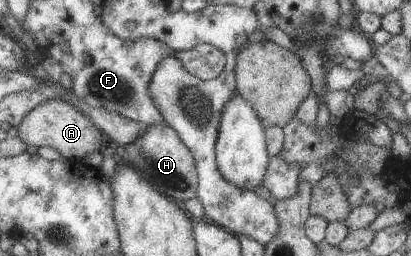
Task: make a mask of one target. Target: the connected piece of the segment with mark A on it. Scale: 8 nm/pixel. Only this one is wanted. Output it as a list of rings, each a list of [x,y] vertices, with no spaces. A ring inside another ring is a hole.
[[[58,96],[35,105],[25,113],[17,125],[17,136],[20,141],[32,147],[52,147],[60,153],[62,158],[69,159],[78,165],[84,156],[97,151],[105,140],[105,136],[86,115]]]

